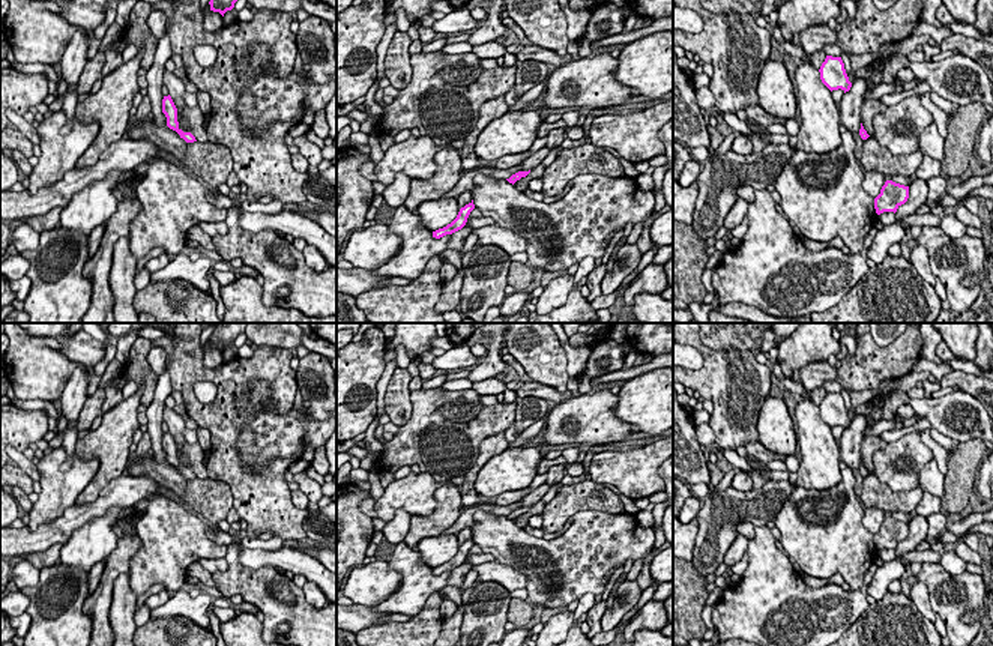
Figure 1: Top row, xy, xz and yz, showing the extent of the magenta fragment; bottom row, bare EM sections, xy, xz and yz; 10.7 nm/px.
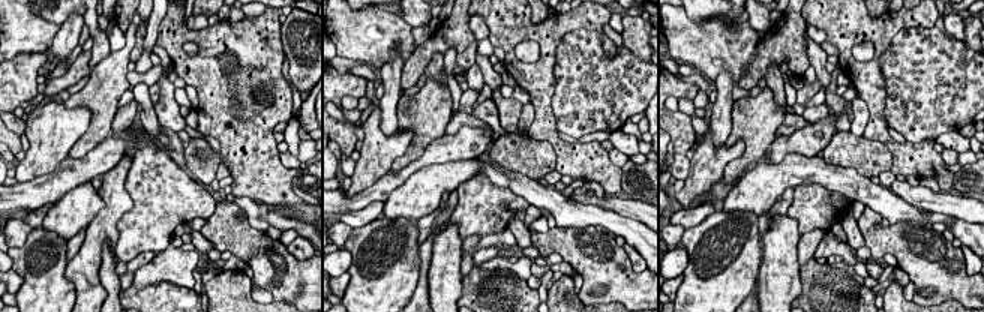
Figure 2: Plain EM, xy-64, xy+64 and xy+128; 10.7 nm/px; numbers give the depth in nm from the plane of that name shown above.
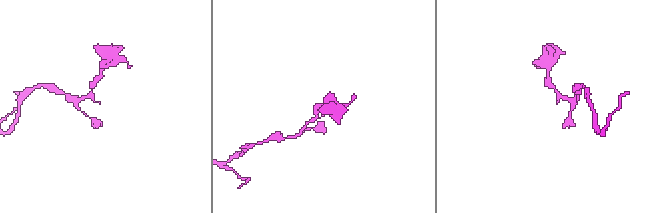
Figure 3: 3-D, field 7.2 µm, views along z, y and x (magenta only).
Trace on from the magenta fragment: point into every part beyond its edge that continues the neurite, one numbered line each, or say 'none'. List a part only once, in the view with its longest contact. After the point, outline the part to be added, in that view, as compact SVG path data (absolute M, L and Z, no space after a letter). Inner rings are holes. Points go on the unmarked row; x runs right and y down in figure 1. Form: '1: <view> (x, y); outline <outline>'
none

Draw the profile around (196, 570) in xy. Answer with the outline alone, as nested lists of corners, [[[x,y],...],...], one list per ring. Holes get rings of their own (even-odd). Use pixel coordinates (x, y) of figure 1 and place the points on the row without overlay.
[[[194,562],[188,566],[188,575],[195,577],[204,586],[216,587],[212,574],[204,569],[200,562]]]

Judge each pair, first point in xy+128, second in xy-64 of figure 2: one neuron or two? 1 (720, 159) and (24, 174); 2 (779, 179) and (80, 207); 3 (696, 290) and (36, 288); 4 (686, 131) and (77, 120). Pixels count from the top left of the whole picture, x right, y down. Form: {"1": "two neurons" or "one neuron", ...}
{"1": "one neuron", "2": "one neuron", "3": "one neuron", "4": "two neurons"}

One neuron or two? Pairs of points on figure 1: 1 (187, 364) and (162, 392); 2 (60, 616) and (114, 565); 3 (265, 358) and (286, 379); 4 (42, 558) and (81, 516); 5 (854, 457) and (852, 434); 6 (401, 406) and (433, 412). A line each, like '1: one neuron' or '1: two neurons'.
1: two neurons
2: two neurons
3: one neuron
4: two neurons
5: one neuron
6: two neurons

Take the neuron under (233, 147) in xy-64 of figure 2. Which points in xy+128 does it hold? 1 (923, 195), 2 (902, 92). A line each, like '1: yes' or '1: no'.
1: no
2: no

